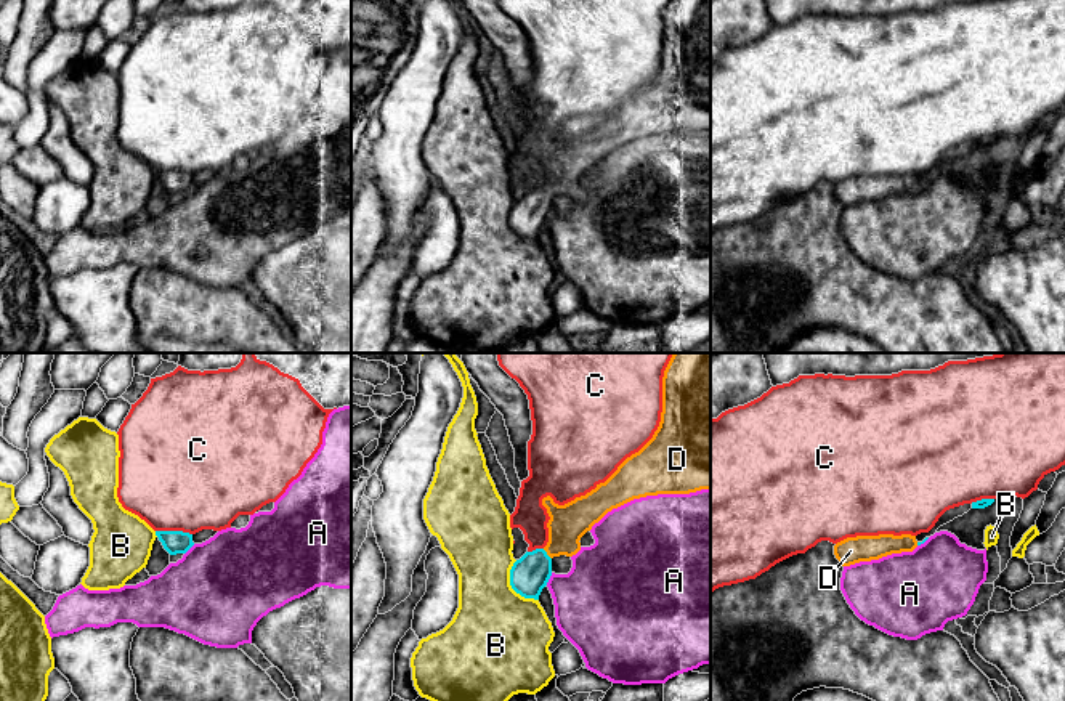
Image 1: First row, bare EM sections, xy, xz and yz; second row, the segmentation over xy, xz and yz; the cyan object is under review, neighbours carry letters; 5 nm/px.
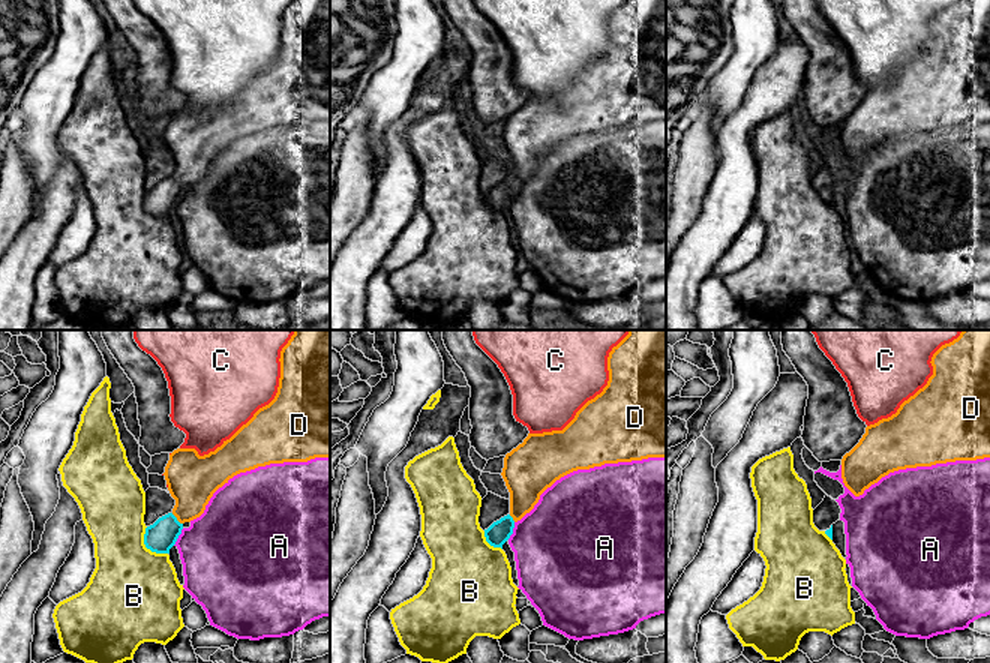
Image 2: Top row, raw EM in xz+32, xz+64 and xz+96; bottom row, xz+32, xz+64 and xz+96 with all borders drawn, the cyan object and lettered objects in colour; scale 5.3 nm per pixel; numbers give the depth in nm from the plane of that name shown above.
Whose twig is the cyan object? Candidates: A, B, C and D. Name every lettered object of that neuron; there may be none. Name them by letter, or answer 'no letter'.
D

